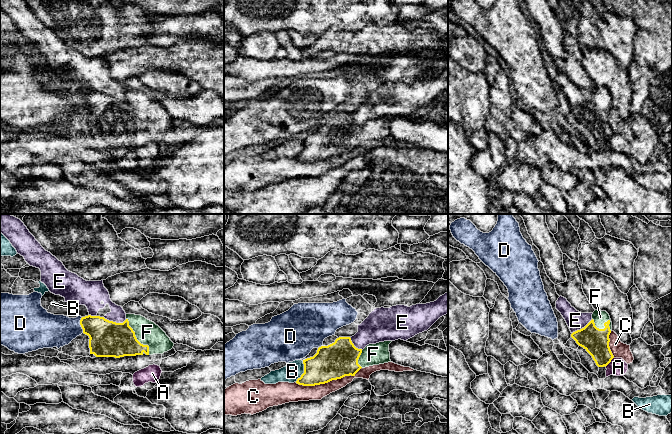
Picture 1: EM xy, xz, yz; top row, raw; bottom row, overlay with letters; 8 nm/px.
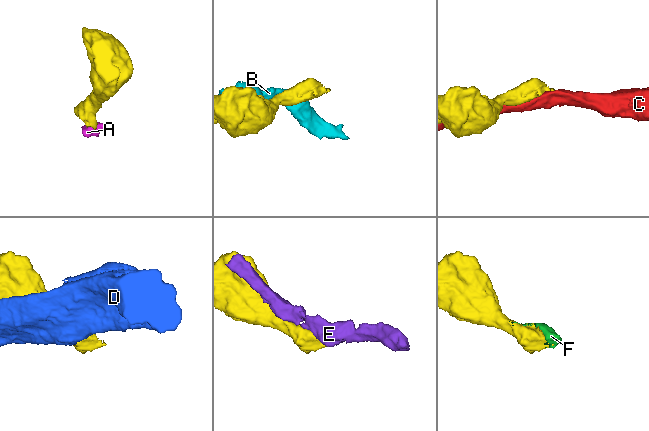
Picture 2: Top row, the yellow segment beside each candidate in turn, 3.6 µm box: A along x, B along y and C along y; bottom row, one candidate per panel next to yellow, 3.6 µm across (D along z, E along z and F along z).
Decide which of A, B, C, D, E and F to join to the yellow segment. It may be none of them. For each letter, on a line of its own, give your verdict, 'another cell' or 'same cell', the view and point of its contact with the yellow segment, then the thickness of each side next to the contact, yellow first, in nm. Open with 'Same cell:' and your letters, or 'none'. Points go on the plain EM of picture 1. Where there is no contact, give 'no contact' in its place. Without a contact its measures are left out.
Same cell: F
A: another cell | yz (609, 138) | 200/140 nm
B: another cell | xz (304, 147) | 280/150 nm
C: another cell | xz (328, 157) | 280/130 nm
D: another cell | xy (81, 101) | 280/260 nm
E: another cell | xy (115, 98) | 280/140 nm
F: same cell | xy (136, 114) | 280/190 nm

